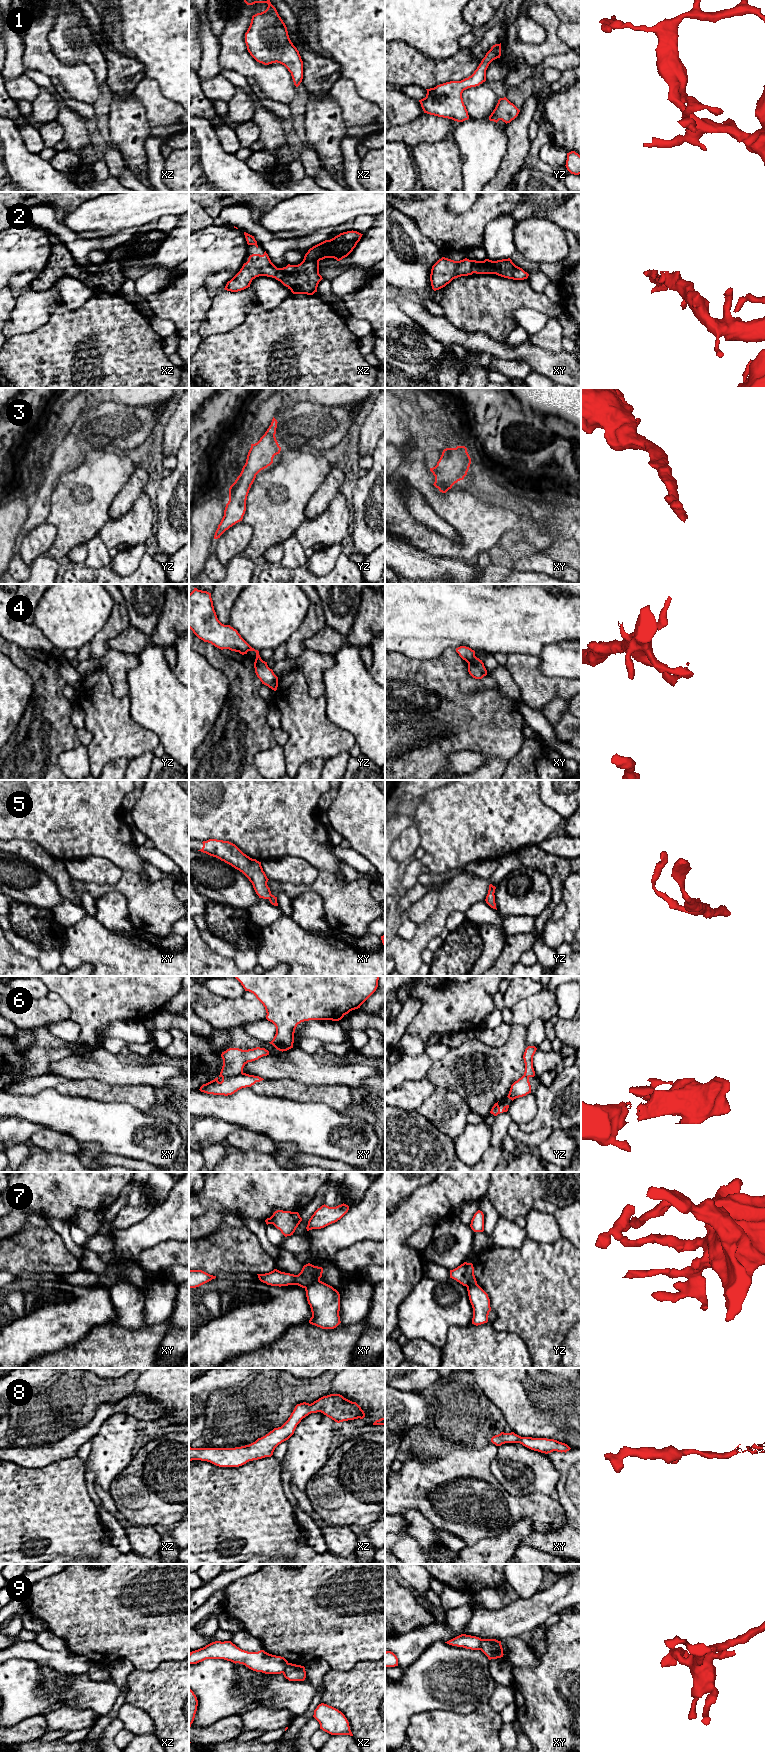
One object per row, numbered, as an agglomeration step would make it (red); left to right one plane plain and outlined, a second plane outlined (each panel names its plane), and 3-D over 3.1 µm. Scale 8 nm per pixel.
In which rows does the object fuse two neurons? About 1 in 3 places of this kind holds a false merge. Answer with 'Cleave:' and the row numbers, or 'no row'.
Cleave: 4, 6, 7, 9

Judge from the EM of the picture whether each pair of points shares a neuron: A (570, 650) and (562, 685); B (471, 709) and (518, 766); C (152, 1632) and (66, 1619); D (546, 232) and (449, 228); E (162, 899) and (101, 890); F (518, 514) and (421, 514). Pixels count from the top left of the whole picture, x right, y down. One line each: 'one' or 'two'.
A: two
B: two
C: one
D: two
E: one
F: two

